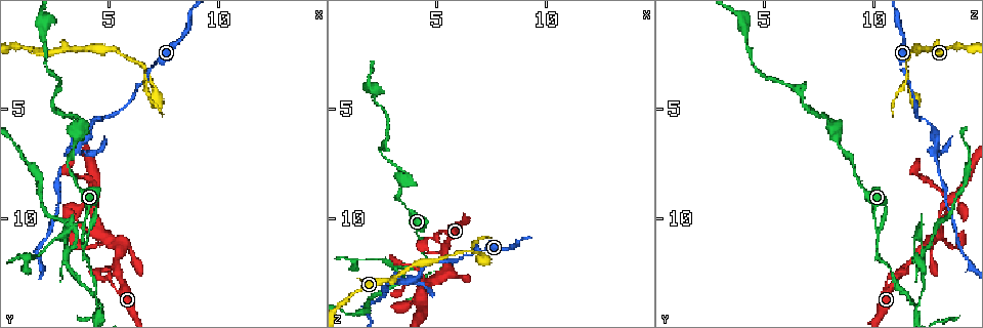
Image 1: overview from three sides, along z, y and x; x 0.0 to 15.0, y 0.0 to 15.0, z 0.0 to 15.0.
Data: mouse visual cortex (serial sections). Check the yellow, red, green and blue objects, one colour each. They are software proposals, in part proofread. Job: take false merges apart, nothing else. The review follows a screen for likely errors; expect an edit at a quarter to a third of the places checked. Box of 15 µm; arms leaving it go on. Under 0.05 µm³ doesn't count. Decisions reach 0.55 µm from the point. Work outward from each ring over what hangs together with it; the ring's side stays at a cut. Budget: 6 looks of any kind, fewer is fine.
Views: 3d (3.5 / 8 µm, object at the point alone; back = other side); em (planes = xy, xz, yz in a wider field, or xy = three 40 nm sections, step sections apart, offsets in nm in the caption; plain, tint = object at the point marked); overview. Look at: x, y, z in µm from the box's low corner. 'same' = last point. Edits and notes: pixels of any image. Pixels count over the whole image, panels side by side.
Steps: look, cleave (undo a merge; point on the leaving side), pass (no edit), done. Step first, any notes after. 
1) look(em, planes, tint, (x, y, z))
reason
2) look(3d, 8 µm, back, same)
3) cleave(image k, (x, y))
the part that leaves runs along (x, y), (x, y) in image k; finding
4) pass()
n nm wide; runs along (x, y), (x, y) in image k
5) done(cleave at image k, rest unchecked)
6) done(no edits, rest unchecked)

look(3d, 8 µm, (6.7, 3.8, 11.4))

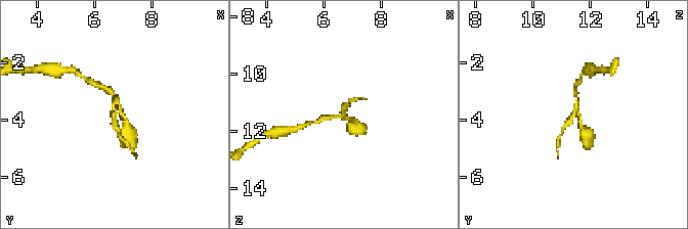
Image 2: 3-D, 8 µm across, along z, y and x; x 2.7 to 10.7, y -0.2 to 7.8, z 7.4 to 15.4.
look(em, xy, step 1, tint, (6.7, 3.8, 11.4))
need the tissue

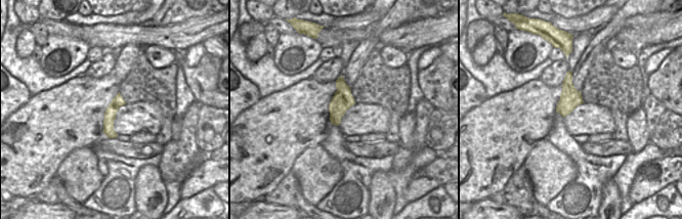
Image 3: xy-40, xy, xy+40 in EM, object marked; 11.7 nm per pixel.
cleave(image 2, (115, 125))
two cells meet here

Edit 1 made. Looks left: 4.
look(3d, 3.5 µm, (3.4, 6.8, 12.9))
side arm on a straight run

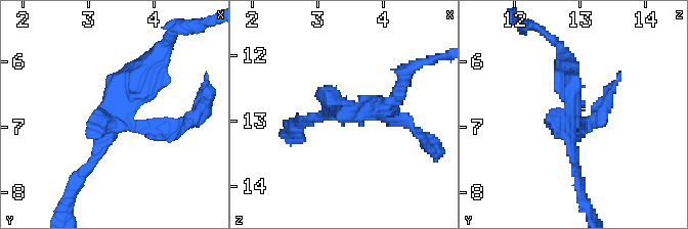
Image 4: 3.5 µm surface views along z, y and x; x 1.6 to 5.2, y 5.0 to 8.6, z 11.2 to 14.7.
look(em, xy, step 2, tint, (3.45, 6.85, 12.85))

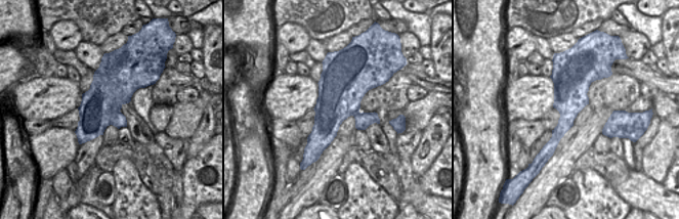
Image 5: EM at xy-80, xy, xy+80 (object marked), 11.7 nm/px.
look(em, planes, tint, same)
cut it another way

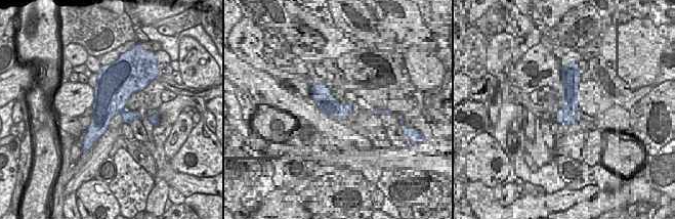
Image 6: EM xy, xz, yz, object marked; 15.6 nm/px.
cleave(image 4, (396, 120))
the part that leaves runs along (129, 123), (185, 126), (205, 98) in image 4; a second cell is stuck on

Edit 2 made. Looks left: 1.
done(cleave at image 2, cleave at image 4, rest unchecked)

